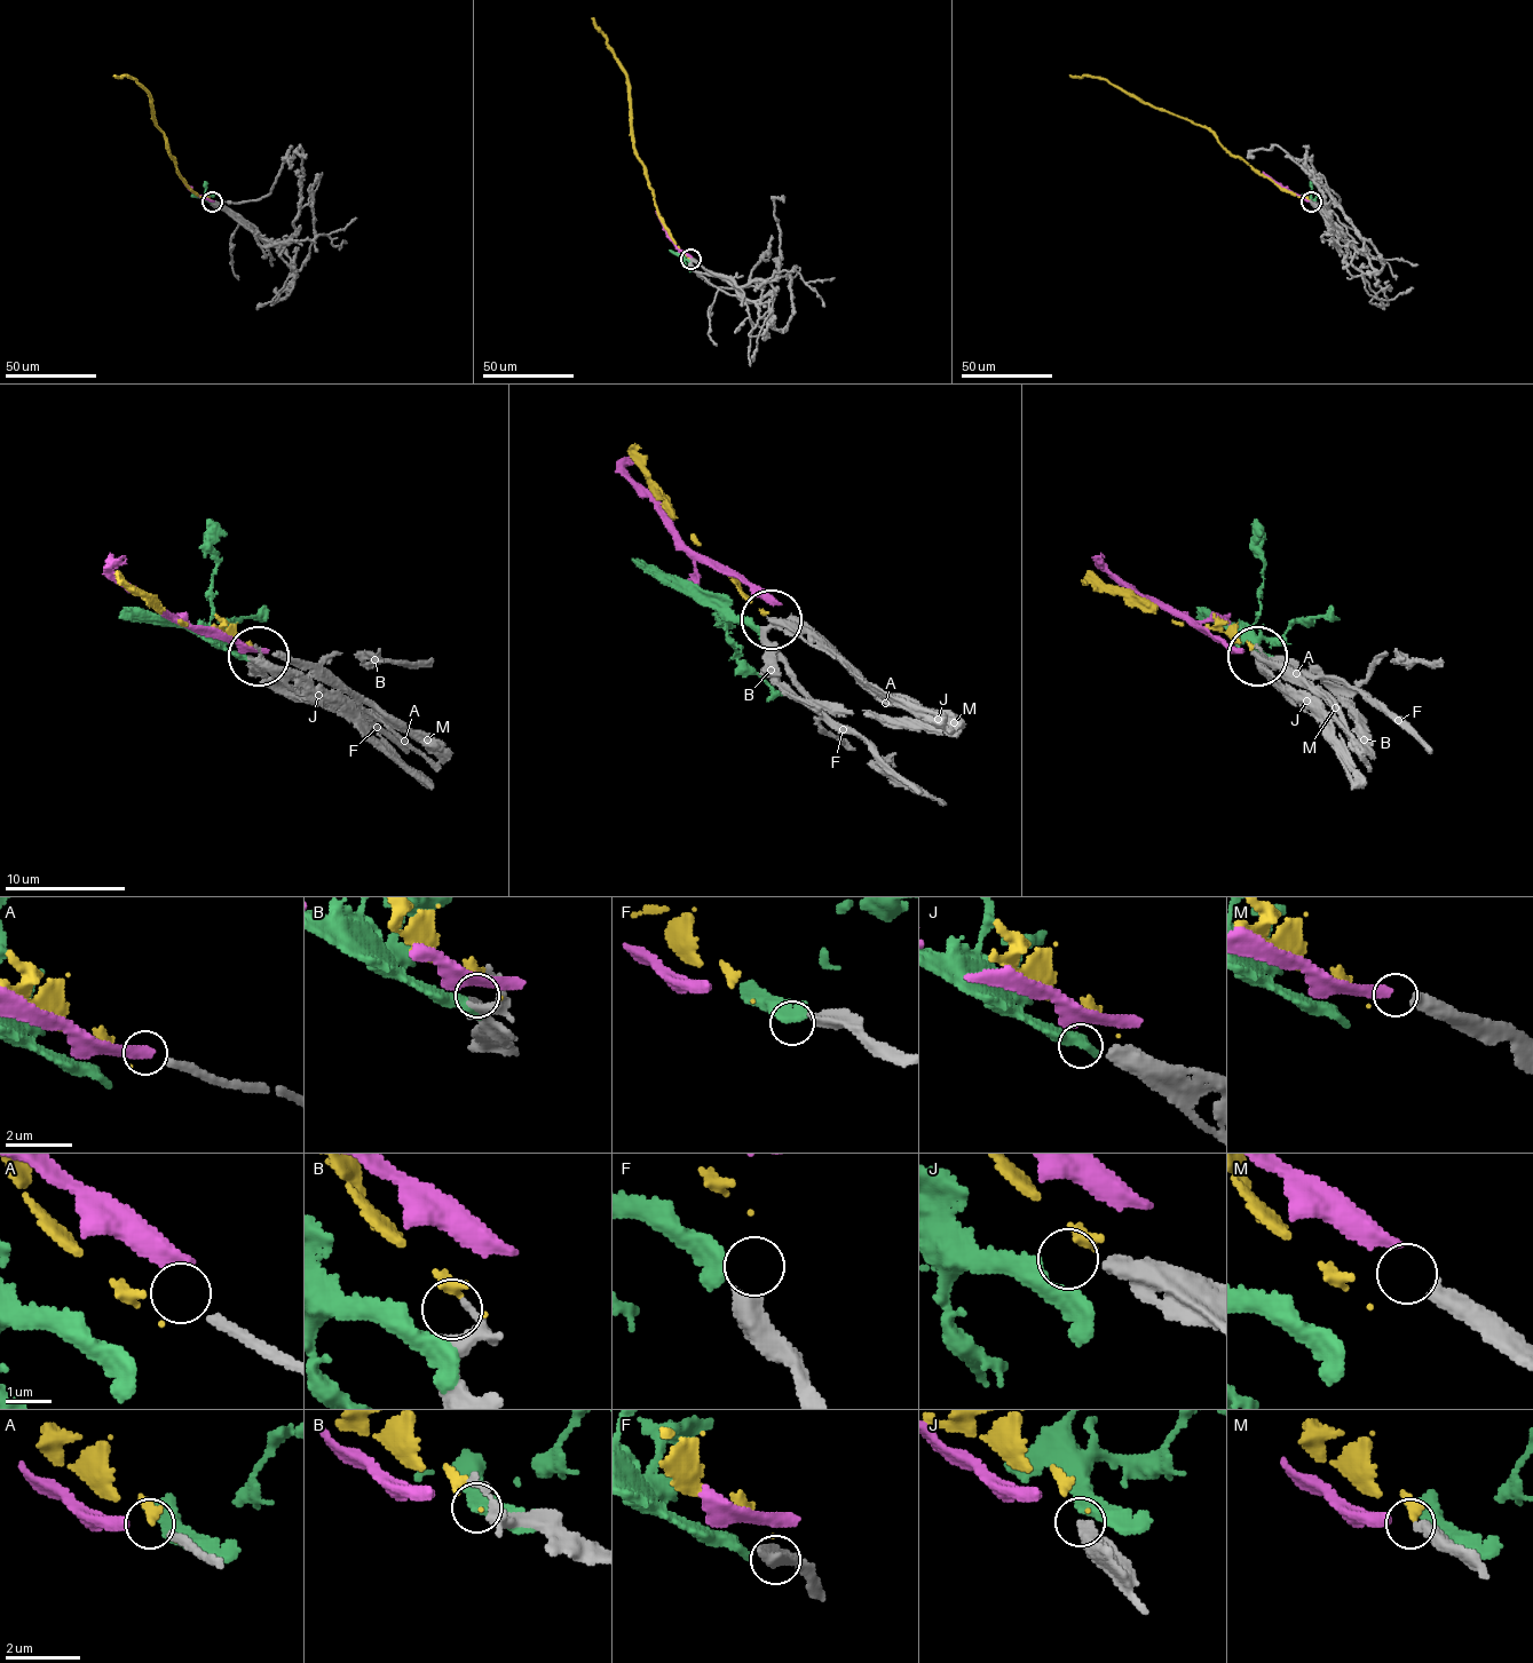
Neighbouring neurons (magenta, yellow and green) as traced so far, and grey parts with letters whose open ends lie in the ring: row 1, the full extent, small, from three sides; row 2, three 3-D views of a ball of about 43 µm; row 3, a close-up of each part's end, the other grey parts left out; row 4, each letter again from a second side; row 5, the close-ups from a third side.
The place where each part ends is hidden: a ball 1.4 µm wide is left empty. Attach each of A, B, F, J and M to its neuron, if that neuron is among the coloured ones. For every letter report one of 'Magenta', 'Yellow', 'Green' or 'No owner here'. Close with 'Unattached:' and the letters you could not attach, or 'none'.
A: No owner here
B: Yellow
F: No owner here
J: Green
M: Magenta
Unattached: A, F

